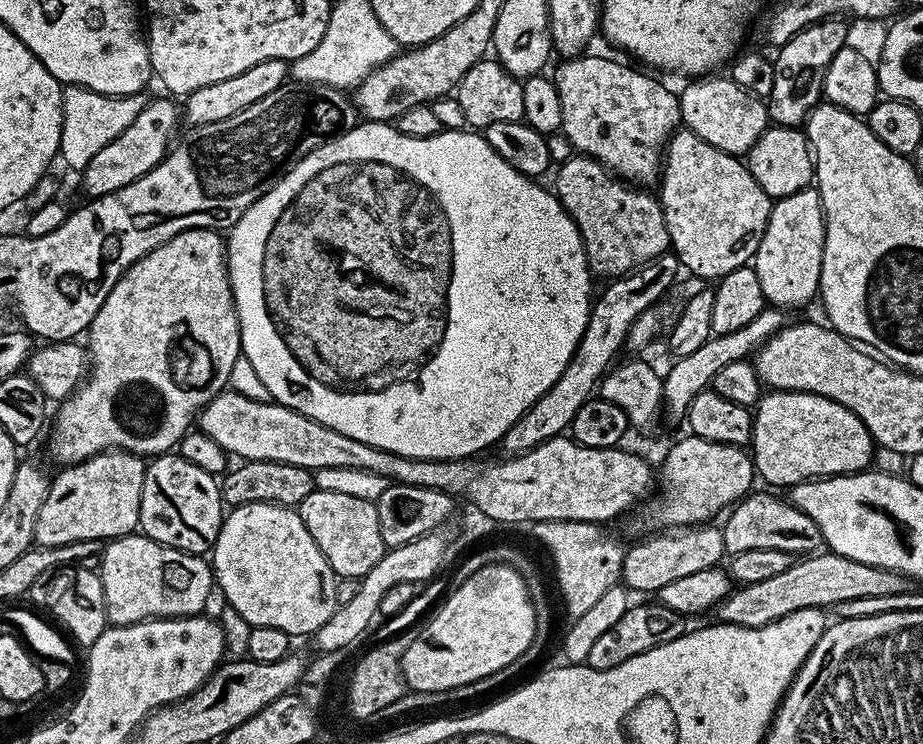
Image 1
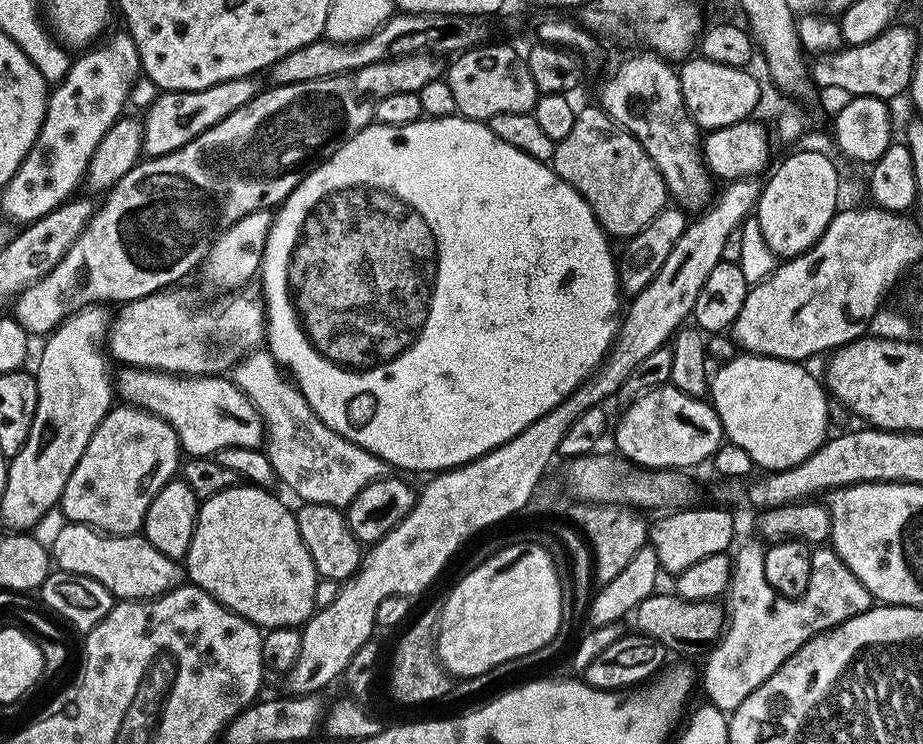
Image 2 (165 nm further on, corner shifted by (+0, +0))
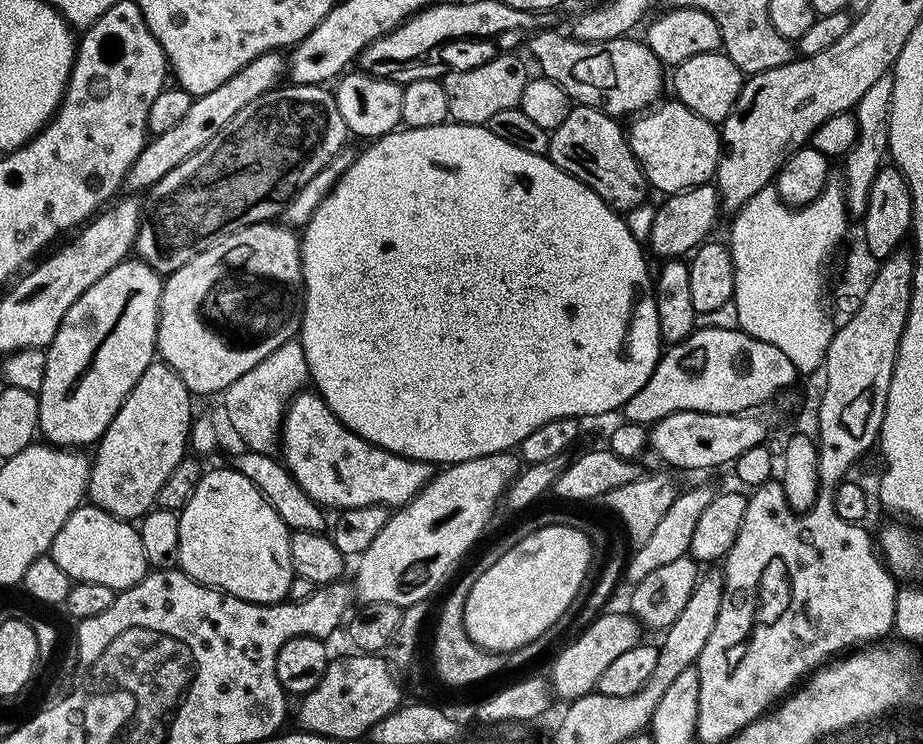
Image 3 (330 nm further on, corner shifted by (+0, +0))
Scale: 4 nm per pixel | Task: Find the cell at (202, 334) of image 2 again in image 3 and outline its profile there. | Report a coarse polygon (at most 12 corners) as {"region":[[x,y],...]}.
{"region":[[300,236],[220,237],[160,290],[159,359],[220,394],[300,331]]}

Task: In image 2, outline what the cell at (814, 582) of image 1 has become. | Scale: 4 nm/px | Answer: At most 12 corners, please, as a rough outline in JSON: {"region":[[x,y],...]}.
{"region":[[657,591],[630,615],[669,653],[711,646],[726,628],[716,600]]}

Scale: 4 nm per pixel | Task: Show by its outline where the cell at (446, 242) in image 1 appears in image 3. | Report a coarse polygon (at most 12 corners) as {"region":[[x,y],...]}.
{"region":[[404,126],[304,225],[298,341],[447,466],[660,361],[627,219]]}

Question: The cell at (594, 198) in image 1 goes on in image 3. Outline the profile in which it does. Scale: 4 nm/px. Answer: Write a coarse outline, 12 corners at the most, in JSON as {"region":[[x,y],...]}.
{"region":[[576,104],[554,166],[629,214],[650,185],[617,117]]}

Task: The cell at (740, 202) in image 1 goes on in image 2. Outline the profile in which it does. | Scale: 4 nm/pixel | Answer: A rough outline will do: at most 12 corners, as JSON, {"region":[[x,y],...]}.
{"region":[[654,52],[600,84],[599,107],[650,154],[669,197],[714,196],[680,73]]}

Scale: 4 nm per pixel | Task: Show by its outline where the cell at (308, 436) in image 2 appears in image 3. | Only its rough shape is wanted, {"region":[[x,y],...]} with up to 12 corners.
{"region":[[291,340],[224,390],[247,449],[275,445],[309,378]]}

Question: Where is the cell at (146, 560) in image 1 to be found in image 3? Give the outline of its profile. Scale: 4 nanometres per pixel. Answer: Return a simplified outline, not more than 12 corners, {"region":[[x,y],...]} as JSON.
{"region":[[91,502],[50,555],[69,580],[117,590],[150,571],[139,527]]}

